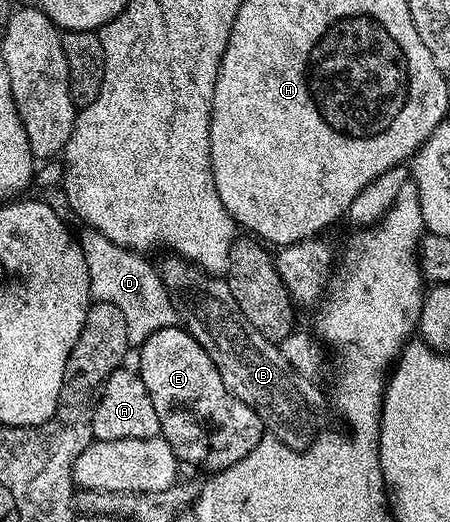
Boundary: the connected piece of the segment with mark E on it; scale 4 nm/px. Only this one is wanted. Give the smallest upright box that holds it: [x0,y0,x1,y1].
[137,326,265,474]

